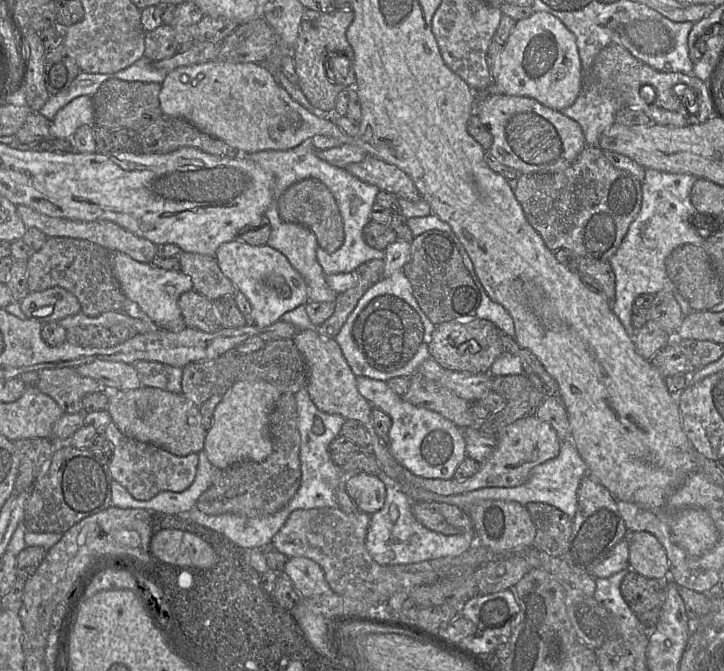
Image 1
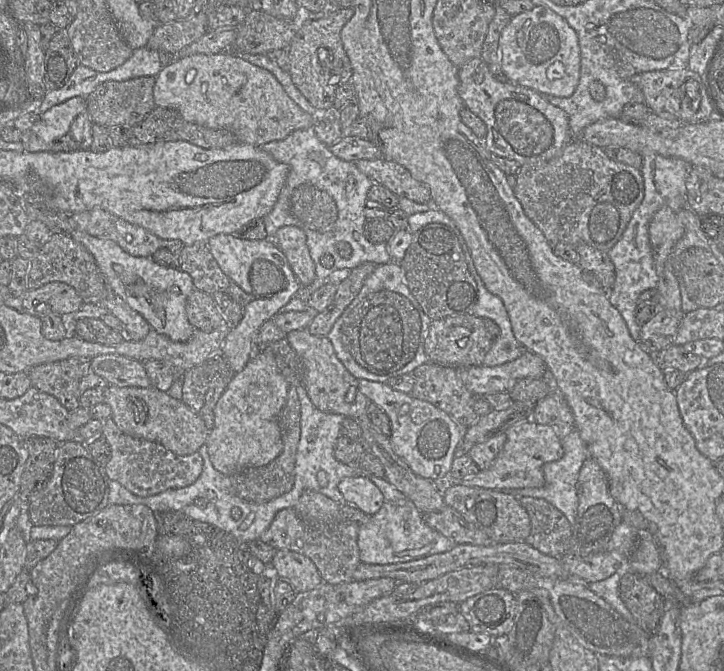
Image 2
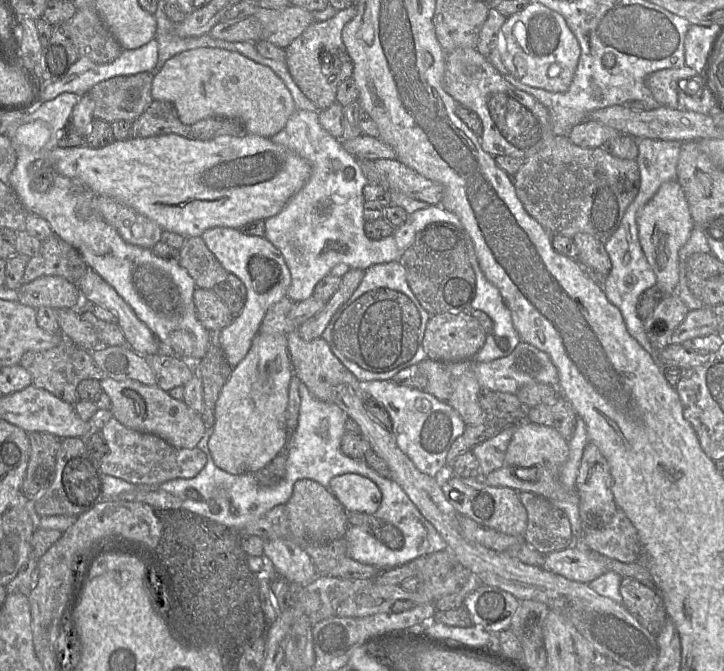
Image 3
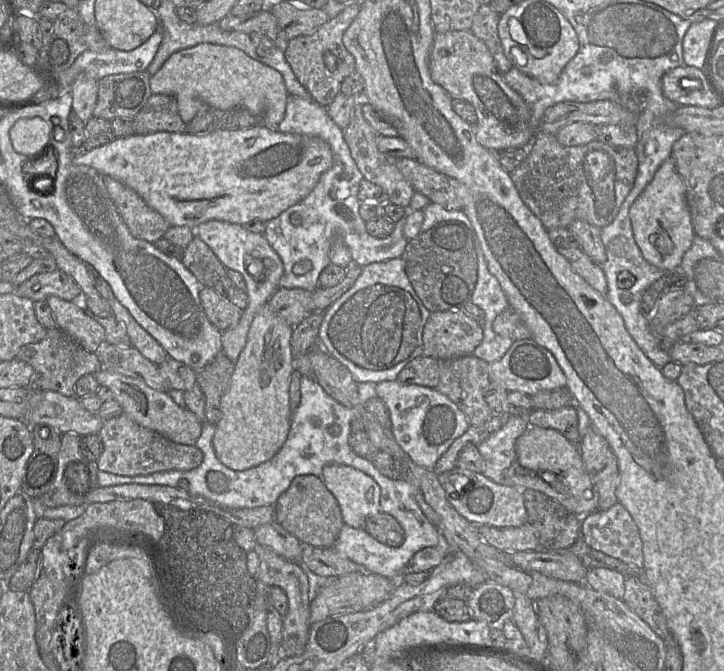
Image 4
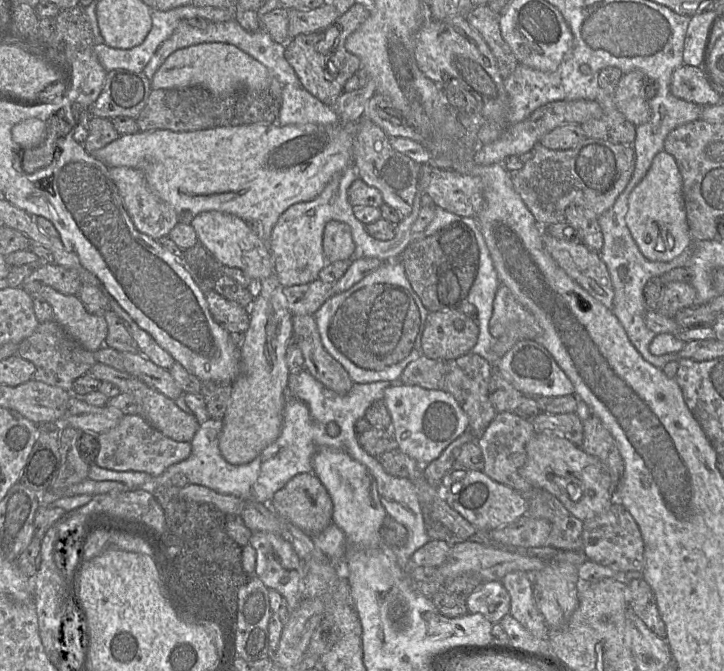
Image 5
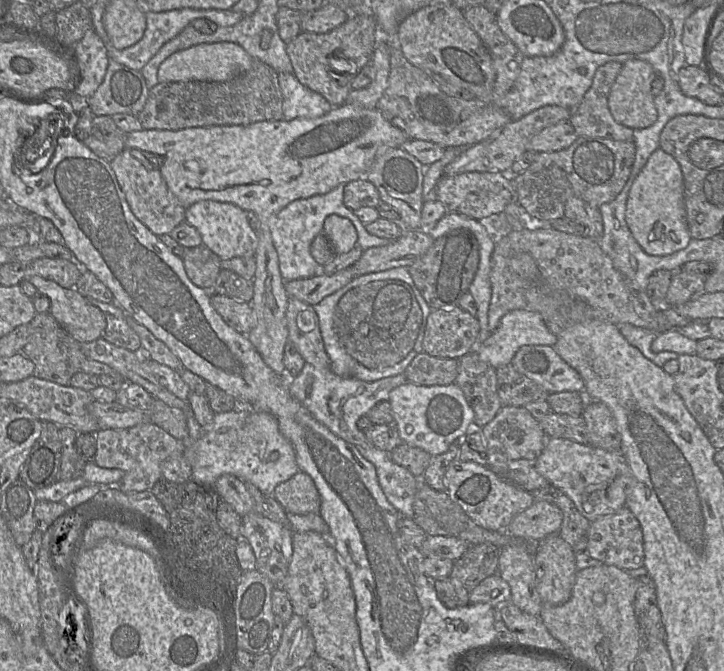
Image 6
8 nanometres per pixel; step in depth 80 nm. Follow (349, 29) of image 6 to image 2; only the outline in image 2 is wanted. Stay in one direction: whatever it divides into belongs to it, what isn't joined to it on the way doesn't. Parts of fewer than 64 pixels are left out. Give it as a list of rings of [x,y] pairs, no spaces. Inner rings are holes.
[[[339,7],[331,8],[321,19],[304,20],[288,46],[291,79],[319,113],[330,113],[334,110],[333,104],[337,88],[344,83],[351,82],[353,69],[344,50],[340,33],[354,14],[353,7]]]

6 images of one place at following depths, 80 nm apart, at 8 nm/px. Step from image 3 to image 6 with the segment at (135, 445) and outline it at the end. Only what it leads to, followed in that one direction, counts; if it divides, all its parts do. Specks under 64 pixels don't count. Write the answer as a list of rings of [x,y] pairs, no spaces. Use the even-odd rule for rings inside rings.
[[[151,421],[126,428],[98,429],[95,432],[96,453],[94,462],[103,468],[117,468],[124,472],[117,482],[107,484],[108,488],[121,491],[151,490],[162,478],[161,463],[172,455],[184,453],[184,440],[177,439]]]

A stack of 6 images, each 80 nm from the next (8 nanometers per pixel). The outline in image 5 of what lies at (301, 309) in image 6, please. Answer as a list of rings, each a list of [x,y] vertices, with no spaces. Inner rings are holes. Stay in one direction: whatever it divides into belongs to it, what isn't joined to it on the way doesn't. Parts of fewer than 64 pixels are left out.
[[[293,315],[293,336],[304,357],[304,368],[326,388],[347,394],[354,382],[345,368],[325,349],[314,315]]]

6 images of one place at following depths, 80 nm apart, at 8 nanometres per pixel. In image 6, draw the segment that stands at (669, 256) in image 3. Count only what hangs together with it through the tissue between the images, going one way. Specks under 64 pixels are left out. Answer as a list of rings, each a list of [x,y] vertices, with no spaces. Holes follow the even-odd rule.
[[[658,148],[633,182],[625,213],[627,226],[636,242],[651,256],[667,256],[685,249],[692,240],[684,204],[684,181],[675,158]]]

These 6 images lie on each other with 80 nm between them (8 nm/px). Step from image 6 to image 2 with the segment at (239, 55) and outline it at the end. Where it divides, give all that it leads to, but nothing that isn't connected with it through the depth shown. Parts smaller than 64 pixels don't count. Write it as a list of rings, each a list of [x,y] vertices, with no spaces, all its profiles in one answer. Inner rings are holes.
[[[217,53],[217,54],[194,54],[182,57],[177,61],[163,67],[159,74],[155,77],[154,85],[154,101],[156,106],[168,108],[176,111],[187,122],[198,124],[212,129],[224,129],[236,136],[239,143],[250,144],[256,147],[261,147],[268,142],[282,140],[296,130],[311,128],[315,125],[317,116],[311,115],[302,110],[291,97],[287,95],[283,86],[276,77],[267,69],[253,65],[252,63],[238,57],[234,54]]]

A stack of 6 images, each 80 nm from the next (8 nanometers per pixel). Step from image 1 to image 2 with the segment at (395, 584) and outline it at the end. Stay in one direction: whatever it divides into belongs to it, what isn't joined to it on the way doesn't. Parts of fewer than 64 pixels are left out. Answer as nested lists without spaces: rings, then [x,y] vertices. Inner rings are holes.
[[[293,508],[278,511],[259,540],[275,550],[286,549],[308,557],[318,570],[323,582],[340,584],[352,580],[353,571],[360,563],[357,535],[359,524],[341,520],[324,526],[306,525]]]

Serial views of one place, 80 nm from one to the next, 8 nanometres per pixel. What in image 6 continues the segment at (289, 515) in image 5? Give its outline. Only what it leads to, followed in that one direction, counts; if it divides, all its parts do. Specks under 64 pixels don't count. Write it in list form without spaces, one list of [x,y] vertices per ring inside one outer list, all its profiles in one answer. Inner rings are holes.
[[[302,470],[278,484],[273,496],[286,512],[297,515],[319,513],[321,498],[318,489],[311,476]]]

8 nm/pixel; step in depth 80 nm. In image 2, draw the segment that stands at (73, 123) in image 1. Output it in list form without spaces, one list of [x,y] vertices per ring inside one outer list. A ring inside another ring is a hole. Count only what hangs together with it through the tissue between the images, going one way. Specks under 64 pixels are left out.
[[[76,96],[51,107],[23,134],[21,143],[28,152],[50,152],[54,141],[70,132],[73,120],[87,110],[85,98]]]

